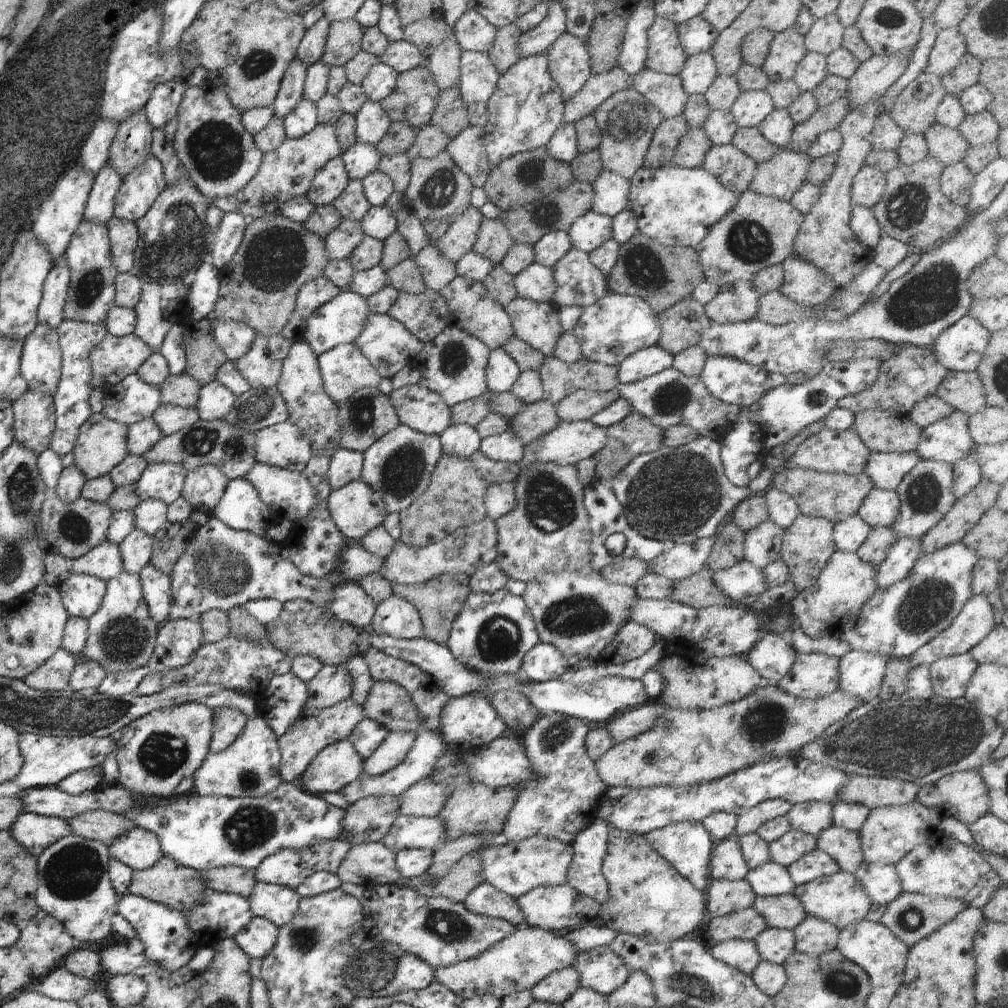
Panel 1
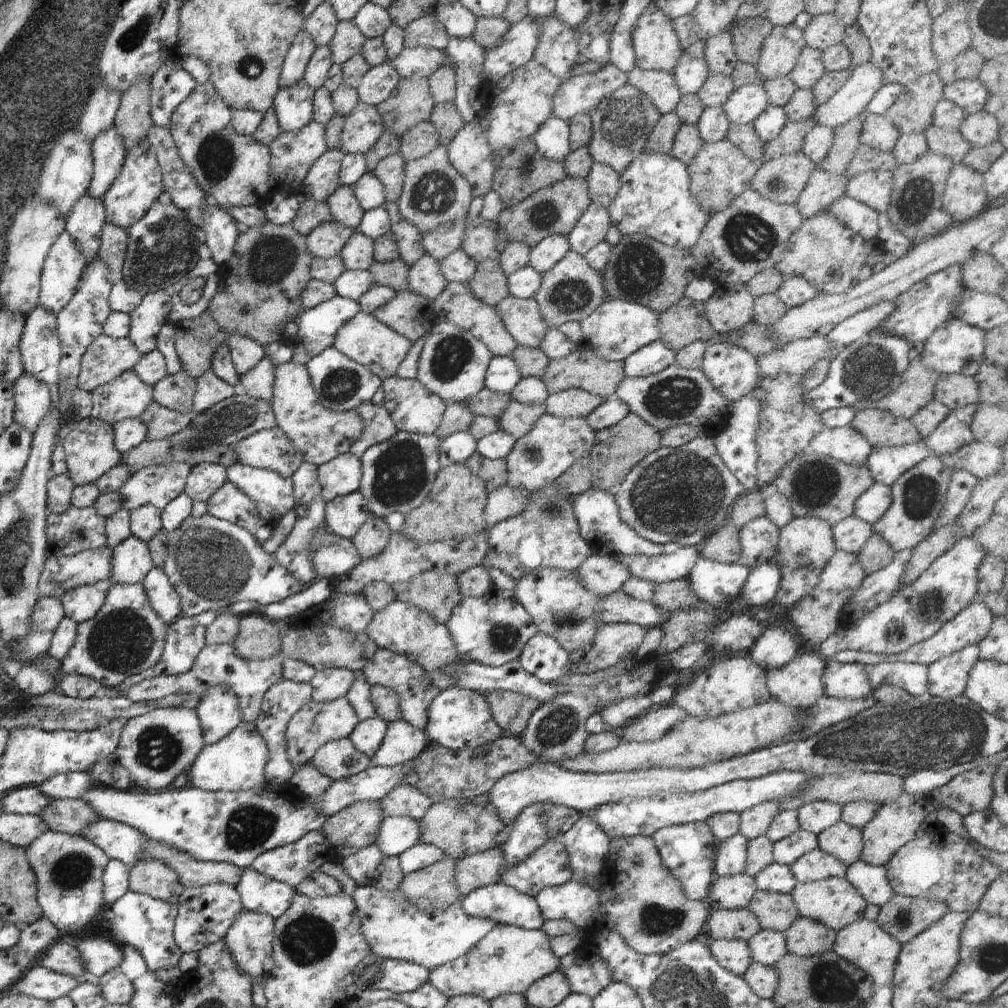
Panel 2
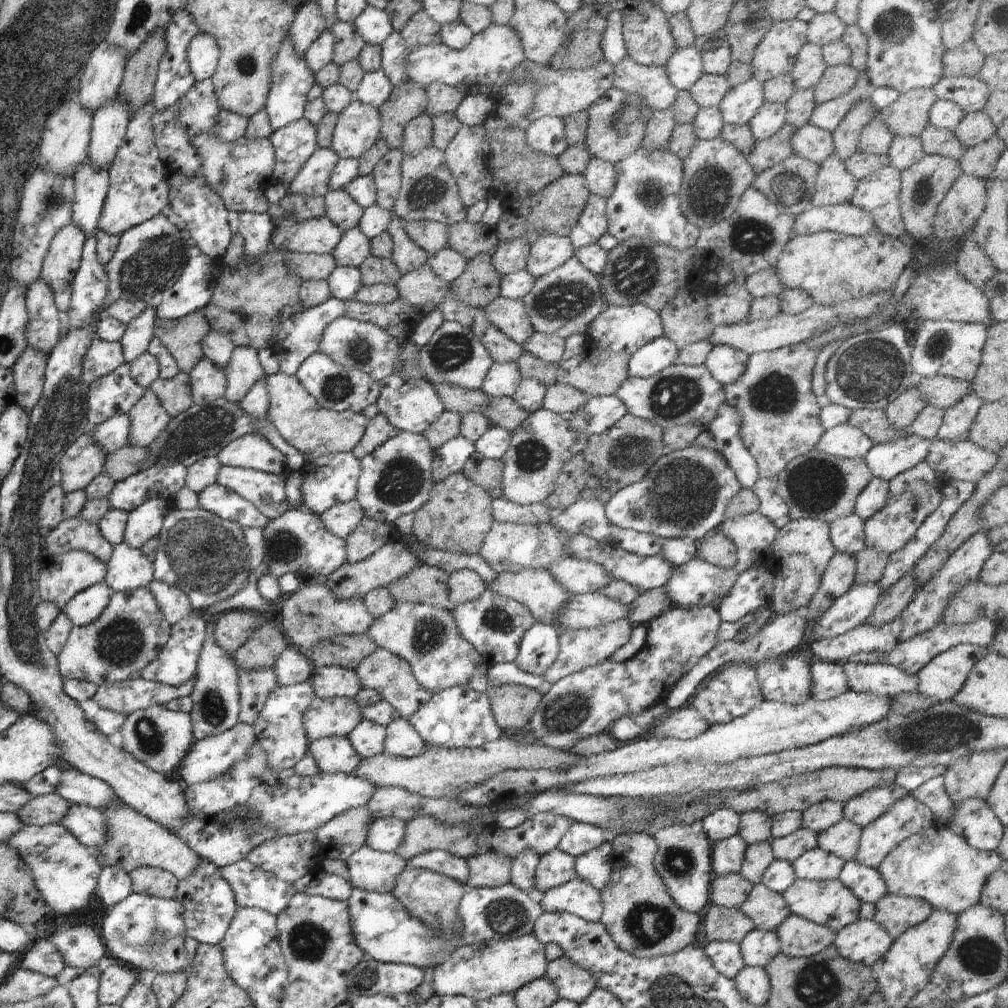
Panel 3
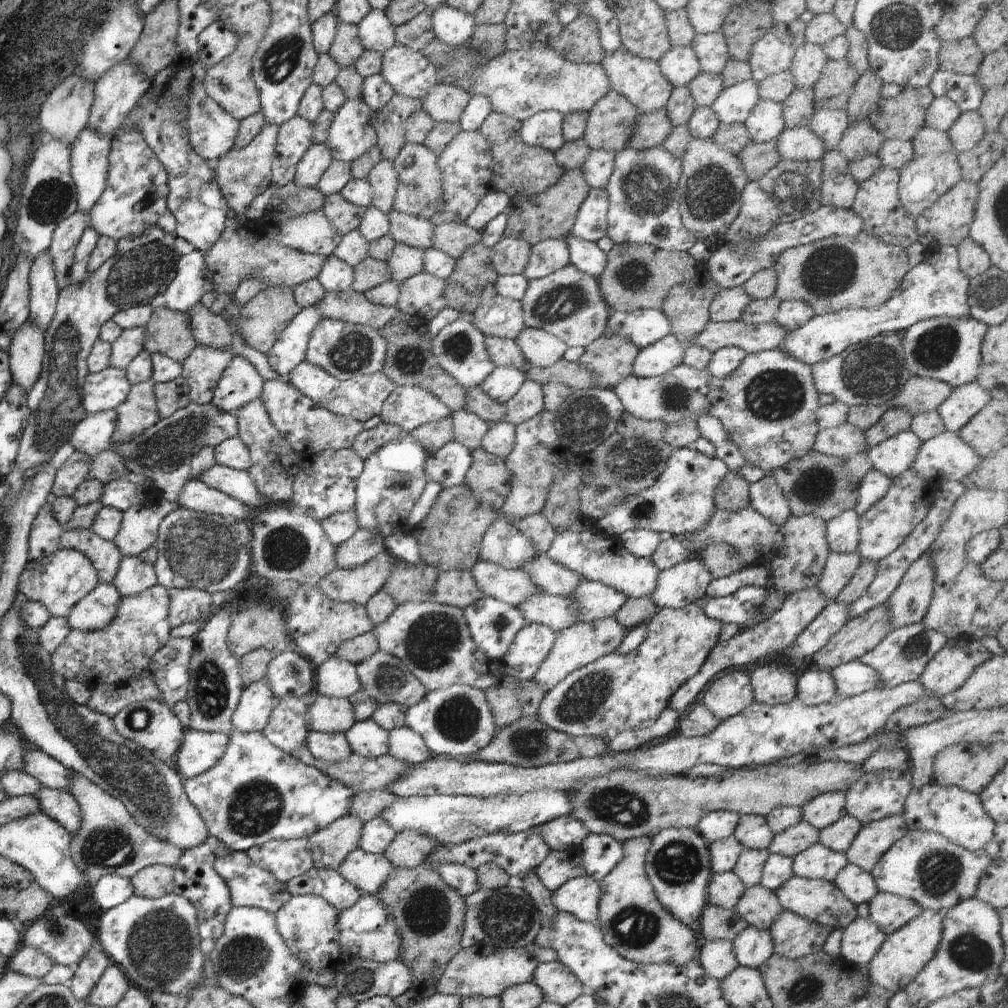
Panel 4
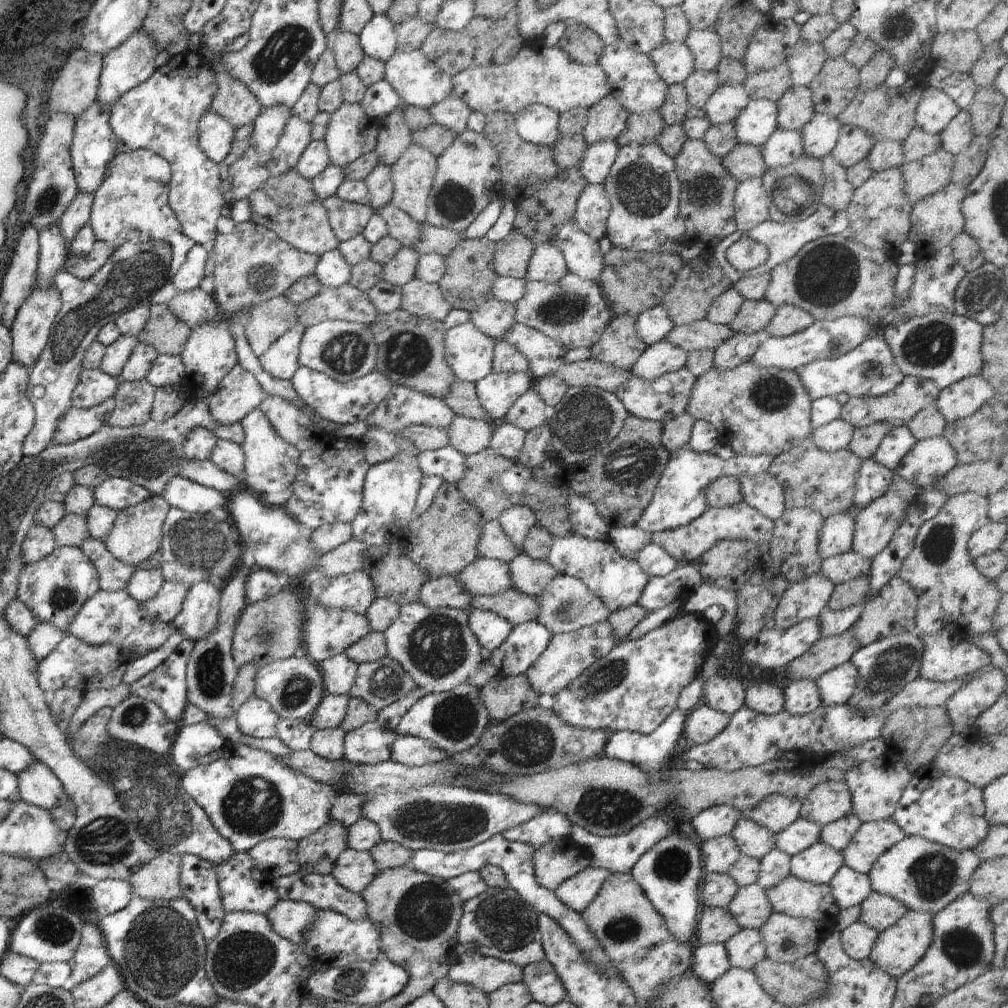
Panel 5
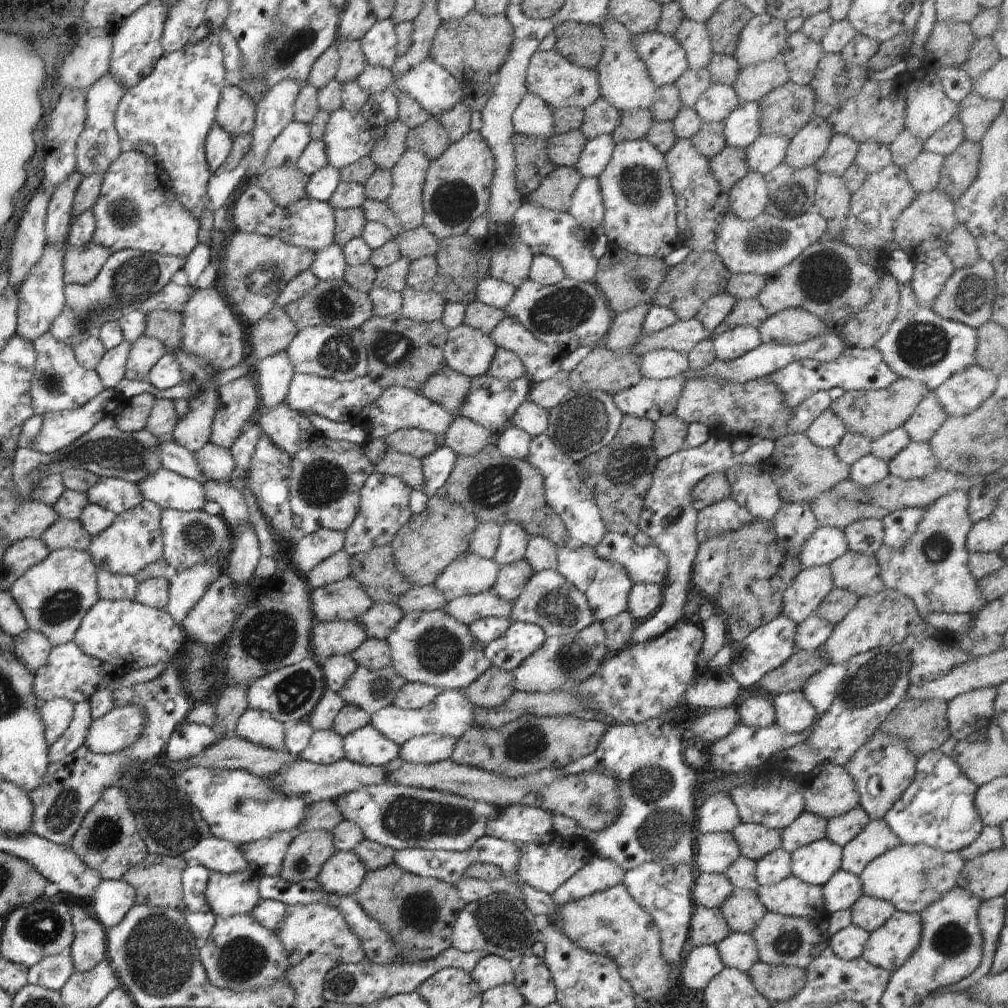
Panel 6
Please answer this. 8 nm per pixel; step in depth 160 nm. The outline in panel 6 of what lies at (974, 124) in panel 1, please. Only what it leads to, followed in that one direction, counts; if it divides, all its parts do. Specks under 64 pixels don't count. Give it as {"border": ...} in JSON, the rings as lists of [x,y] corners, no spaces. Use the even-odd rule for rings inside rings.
{"border":[[[954,117],[942,126],[940,130],[932,134],[930,138],[923,141],[923,150],[947,157],[949,154],[952,154],[965,139],[964,125],[958,117]]]}

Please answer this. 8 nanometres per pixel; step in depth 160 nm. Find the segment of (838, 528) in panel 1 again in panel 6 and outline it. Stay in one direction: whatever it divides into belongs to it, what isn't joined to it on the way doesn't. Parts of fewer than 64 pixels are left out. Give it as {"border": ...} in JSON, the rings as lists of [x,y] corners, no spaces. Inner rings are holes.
{"border":[[[819,526],[804,542],[798,562],[804,569],[829,565],[848,550],[843,530]]]}

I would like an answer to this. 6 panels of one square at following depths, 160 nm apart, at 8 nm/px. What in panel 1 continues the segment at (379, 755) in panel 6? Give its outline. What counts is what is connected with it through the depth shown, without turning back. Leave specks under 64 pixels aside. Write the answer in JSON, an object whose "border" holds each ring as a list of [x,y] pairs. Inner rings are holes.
{"border":[[[365,716],[347,739],[352,743],[356,752],[365,760],[372,756],[372,753],[382,744],[388,733],[387,728]]]}

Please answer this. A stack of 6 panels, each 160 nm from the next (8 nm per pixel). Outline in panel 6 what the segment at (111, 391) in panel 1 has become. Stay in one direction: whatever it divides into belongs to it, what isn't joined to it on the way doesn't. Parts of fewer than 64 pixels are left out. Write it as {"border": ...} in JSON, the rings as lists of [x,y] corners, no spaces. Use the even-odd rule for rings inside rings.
{"border":[[[50,331],[34,339],[32,343],[37,354],[37,361],[31,380],[30,394],[32,408],[36,415],[44,416],[50,411],[81,407],[105,390],[96,371],[80,366],[75,359],[73,348],[70,348],[68,344],[58,342]]]}

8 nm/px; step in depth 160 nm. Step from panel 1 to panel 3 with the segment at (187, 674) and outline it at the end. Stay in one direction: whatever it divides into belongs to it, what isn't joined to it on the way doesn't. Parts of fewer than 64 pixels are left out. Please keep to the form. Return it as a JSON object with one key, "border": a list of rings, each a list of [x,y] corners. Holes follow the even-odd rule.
{"border":[[[236,666],[236,672],[239,682],[239,722],[253,726],[268,699],[268,694],[279,686],[276,672],[274,668],[244,670],[240,666]],[[139,677],[118,684],[102,684],[93,699],[100,708],[127,716],[136,710],[153,705],[166,705],[170,700],[191,696],[194,681],[193,677],[186,684],[176,687]]]}

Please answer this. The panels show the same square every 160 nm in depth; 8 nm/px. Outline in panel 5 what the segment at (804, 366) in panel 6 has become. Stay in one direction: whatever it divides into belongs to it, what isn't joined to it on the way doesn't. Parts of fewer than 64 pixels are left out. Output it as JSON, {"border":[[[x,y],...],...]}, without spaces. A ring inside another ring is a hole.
{"border":[[[875,333],[860,343],[852,352],[835,359],[818,359],[795,370],[807,388],[811,400],[820,397],[836,397],[846,392],[850,397],[875,397],[888,394],[905,377],[884,336]]]}

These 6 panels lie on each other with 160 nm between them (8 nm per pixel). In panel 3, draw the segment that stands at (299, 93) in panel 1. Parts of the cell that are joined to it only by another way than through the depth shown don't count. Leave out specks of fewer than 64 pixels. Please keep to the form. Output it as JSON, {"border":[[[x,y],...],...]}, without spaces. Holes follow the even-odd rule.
{"border":[[[302,2],[302,7],[297,11],[296,18],[290,26],[289,36],[294,52],[304,57],[310,44],[327,29],[326,20],[316,2]]]}

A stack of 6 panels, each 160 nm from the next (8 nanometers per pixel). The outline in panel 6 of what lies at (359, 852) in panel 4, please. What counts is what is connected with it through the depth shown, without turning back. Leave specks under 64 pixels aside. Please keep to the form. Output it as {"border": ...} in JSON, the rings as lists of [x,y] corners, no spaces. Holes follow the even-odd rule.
{"border":[[[336,851],[320,867],[315,881],[329,894],[353,896],[362,884],[367,870],[352,851]]]}

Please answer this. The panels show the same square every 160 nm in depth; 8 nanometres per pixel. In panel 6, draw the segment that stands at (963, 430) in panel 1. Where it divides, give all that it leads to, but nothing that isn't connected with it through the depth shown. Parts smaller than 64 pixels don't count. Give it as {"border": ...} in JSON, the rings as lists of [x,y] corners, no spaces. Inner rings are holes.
{"border":[[[974,363],[963,371],[955,372],[933,393],[946,414],[964,416],[980,408],[993,396],[997,377],[991,370]]]}

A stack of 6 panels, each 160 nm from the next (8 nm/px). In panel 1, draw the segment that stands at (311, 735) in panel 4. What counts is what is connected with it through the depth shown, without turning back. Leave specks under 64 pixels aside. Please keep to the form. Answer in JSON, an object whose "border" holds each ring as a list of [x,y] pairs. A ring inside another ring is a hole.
{"border":[[[344,739],[323,748],[308,765],[306,772],[301,776],[297,784],[302,784],[300,788],[313,795],[338,793],[343,786],[350,784],[363,774],[363,764],[364,759],[356,752],[352,743],[348,739]]]}

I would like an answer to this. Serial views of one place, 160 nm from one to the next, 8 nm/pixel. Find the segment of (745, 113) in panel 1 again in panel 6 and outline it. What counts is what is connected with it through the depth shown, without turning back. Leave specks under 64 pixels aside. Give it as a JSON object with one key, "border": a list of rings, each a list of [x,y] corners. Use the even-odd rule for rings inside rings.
{"border":[[[712,83],[693,109],[704,123],[717,123],[723,121],[738,104],[740,98],[732,86]]]}

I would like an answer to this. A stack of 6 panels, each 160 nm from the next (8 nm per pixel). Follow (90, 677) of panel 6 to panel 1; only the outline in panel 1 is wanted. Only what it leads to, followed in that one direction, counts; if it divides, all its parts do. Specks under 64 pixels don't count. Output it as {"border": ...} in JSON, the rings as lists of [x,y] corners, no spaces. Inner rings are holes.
{"border":[[[122,571],[107,582],[100,608],[87,618],[88,638],[79,658],[98,663],[106,673],[127,673],[143,667],[156,648],[159,625],[150,616],[139,573]]]}

